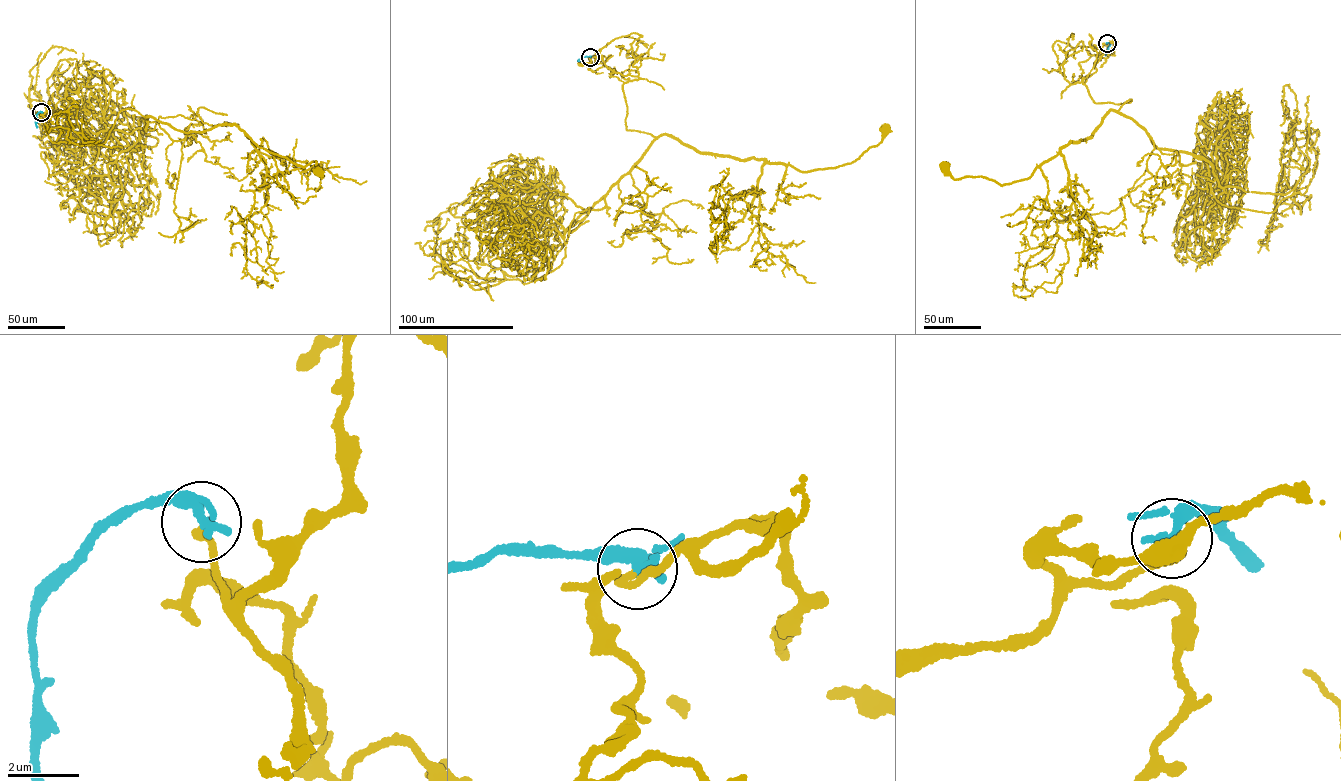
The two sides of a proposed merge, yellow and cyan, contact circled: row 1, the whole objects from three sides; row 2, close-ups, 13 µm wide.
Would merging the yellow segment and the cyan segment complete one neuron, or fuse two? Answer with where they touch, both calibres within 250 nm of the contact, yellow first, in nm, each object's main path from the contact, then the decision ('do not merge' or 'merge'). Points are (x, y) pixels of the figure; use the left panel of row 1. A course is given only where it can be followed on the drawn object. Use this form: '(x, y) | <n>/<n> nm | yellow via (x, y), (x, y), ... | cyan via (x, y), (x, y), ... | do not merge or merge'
(41, 112) | 190/300 nm | yellow via (41, 112), (48, 131), (67, 128), (80, 146), (104, 143), (128, 108), (186, 132), (233, 124), (318, 170) | cyan via (41, 112), (36, 115), (37, 127) | merge

